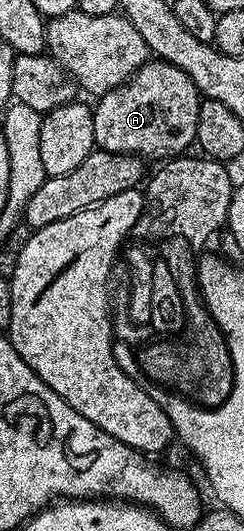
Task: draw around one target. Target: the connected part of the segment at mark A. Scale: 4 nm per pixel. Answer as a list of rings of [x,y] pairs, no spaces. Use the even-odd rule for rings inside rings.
[[[150,59],[137,73],[119,87],[100,94],[98,105],[93,109],[94,146],[106,149],[108,153],[129,153],[132,157],[173,157],[176,153],[184,154],[190,144],[197,140],[197,120],[203,97],[191,78],[171,62]]]

